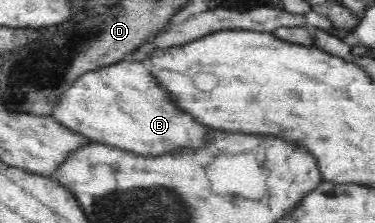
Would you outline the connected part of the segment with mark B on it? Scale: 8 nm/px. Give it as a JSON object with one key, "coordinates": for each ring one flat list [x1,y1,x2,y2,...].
{"coordinates":[[122,60,83,74,65,93,61,93,61,99,53,107,51,115,61,125,93,142,112,145,137,154,169,153,169,149,181,149,181,145,189,145,189,149,201,149,201,145,205,145,207,127,195,121,189,113,177,108,170,99,169,92,161,88,149,73,146,63]]}

